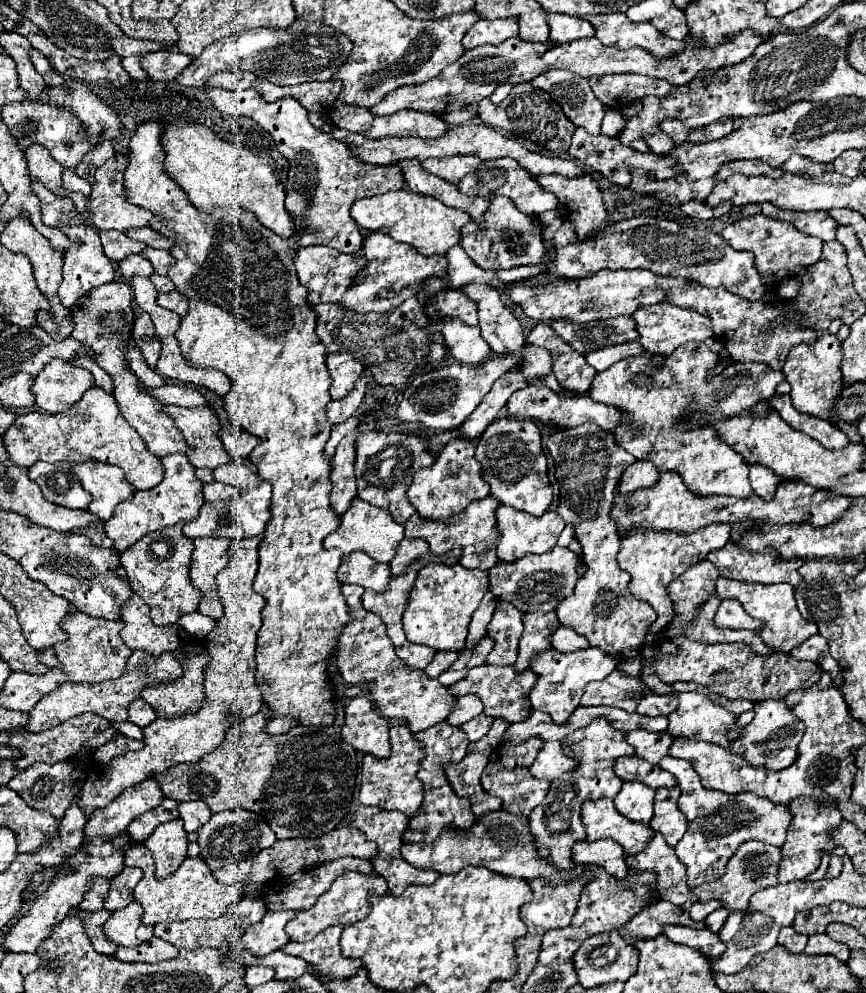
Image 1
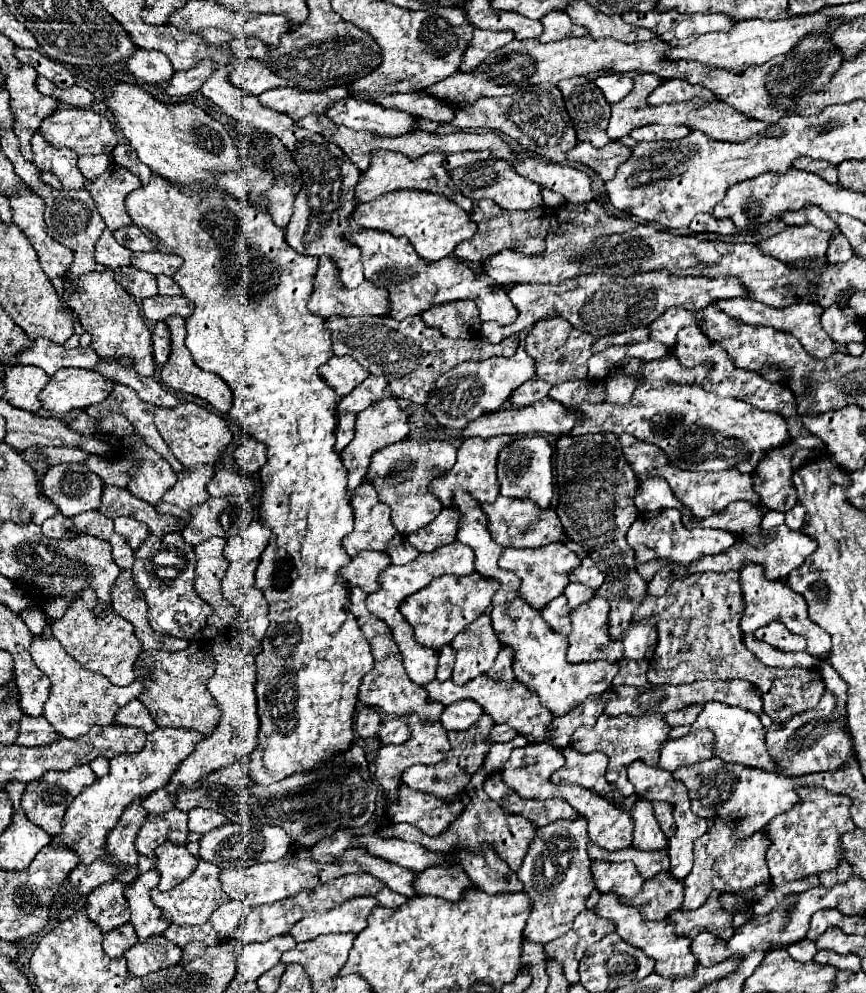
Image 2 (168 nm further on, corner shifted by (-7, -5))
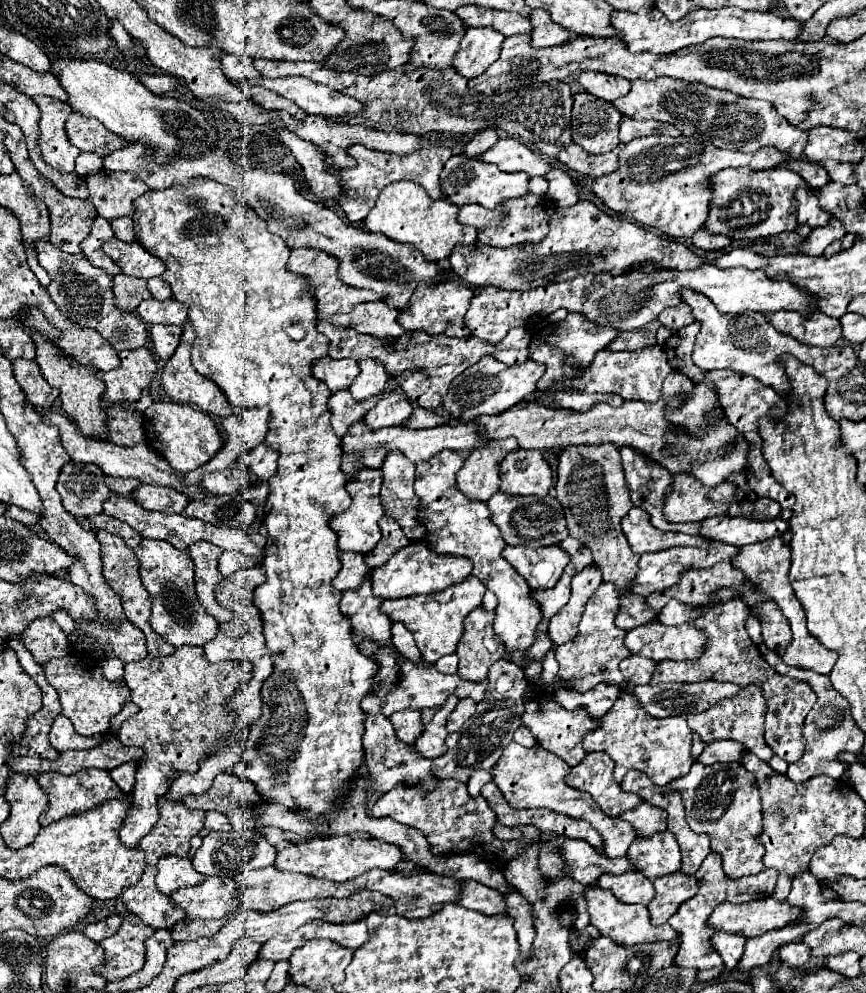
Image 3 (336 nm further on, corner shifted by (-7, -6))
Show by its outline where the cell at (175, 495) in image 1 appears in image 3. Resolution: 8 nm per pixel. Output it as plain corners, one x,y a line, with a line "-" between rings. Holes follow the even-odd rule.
267,406
245,410
243,414
225,416
223,424
221,424
223,432
225,432
225,446
205,466
185,474
185,480
189,480
189,484
199,484
201,476
205,472
217,472
217,470
229,468
235,460
239,460
239,456
253,450
255,446
259,446
265,440
267,432
269,432
267,420
269,420

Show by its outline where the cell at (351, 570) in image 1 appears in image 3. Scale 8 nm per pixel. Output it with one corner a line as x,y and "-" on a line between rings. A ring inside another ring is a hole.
339,550
339,560
341,560
341,572
333,580
333,588
339,592
357,588
357,584
361,584
361,580
365,580
363,576
371,572
369,568
365,568
365,560
363,560
361,552

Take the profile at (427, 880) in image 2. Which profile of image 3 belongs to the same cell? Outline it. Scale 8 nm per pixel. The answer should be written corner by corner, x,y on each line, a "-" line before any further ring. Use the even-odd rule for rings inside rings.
461,882
463,884
463,892
461,892
461,900
459,904
469,908
469,910
477,910
477,912
485,912
489,916
493,914
507,914
505,908
505,898
499,892
493,892
493,888
485,888
483,884
477,882

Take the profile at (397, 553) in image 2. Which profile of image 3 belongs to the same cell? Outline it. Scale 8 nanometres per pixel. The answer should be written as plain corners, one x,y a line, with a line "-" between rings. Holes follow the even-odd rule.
383,516
379,520
379,526
381,526
381,532
383,532
383,538
379,540
377,548
373,548
373,552
365,554
365,564
373,570
381,564
385,564
397,550
401,550
403,546
409,544
407,536
403,534
401,526
397,524
395,518
391,516

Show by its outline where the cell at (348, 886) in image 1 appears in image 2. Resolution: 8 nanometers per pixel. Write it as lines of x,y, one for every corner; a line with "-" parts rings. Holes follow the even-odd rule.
353,897
329,911
313,911
293,929
297,941
311,941
325,933
361,933
367,927
369,911
377,905
373,897

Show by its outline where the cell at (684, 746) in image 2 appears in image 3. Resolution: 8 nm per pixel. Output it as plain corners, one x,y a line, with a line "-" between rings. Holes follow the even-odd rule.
717,740
705,746
703,754
697,758
701,764
715,764
715,762
741,762
745,754
745,744
733,740

